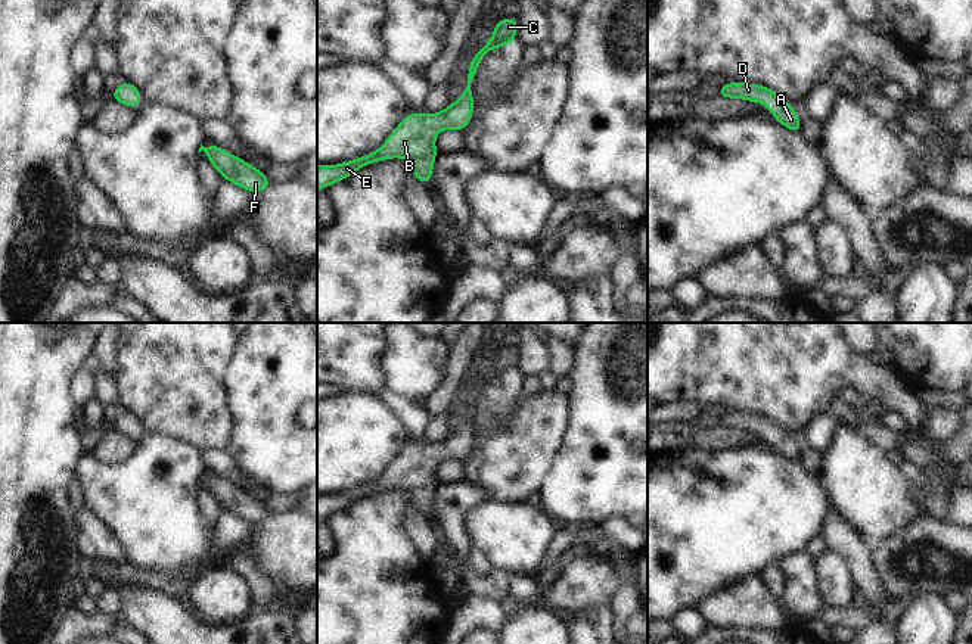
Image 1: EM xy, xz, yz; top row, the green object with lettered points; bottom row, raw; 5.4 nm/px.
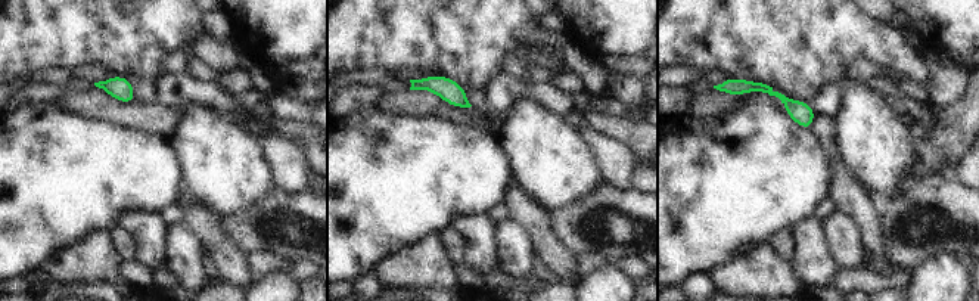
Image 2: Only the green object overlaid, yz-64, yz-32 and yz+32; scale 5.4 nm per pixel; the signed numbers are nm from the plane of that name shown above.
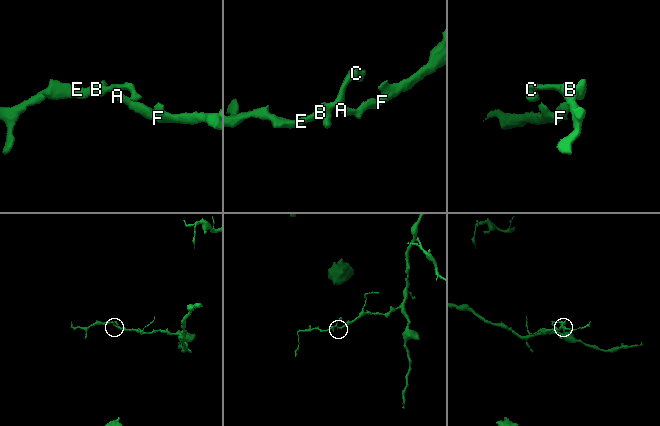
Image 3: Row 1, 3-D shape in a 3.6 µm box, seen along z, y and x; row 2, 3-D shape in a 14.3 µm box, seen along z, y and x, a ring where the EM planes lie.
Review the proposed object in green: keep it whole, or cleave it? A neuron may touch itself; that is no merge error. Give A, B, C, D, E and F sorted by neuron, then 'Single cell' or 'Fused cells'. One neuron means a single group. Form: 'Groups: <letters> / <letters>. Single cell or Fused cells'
Groups: A B C D E F. Single cell.

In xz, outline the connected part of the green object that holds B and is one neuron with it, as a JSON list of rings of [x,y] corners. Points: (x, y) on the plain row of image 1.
[[[500,348],[493,360],[493,367],[476,380],[469,392],[460,429],[450,433],[442,442],[428,445],[412,442],[404,447],[383,475],[369,485],[336,495],[317,495],[317,519],[327,519],[373,492],[391,488],[406,489],[412,495],[412,505],[426,516],[434,505],[432,497],[438,485],[435,477],[437,464],[442,460],[463,461],[469,457],[475,439],[472,416],[484,386],[490,380],[513,374],[516,364],[518,348]]]

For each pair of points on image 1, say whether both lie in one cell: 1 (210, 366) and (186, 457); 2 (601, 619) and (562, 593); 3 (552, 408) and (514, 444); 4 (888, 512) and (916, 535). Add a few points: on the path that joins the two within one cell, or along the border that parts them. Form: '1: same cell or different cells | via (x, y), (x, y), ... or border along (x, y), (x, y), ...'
1: different cells | border along (157, 432), (186, 441), (201, 453)
2: different cells | border along (608, 603), (589, 606), (575, 613)
3: same cell | via (543, 417), (522, 438)
4: different cells | border along (922, 510), (904, 526), (884, 537), (876, 544)

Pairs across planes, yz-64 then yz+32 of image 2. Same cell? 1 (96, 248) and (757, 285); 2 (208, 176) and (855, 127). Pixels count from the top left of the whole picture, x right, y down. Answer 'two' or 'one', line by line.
1: one
2: one

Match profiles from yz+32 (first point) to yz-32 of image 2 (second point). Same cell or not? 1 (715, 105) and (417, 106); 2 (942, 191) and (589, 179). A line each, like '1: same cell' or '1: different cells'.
1: same cell
2: different cells

